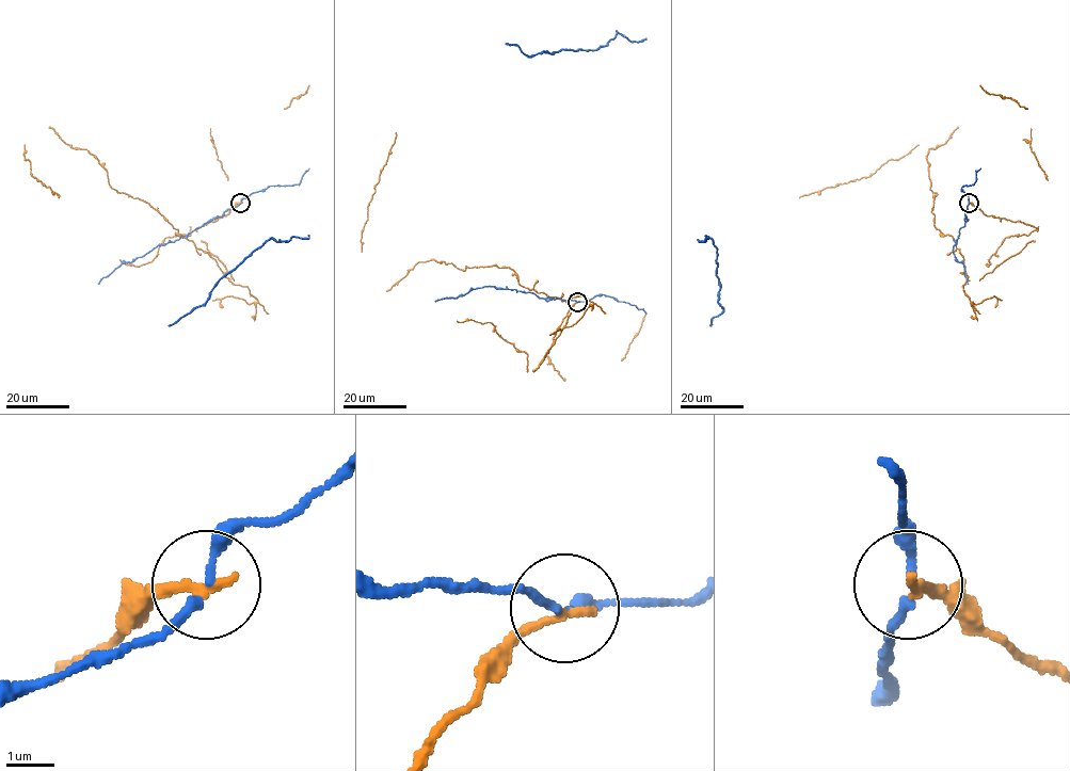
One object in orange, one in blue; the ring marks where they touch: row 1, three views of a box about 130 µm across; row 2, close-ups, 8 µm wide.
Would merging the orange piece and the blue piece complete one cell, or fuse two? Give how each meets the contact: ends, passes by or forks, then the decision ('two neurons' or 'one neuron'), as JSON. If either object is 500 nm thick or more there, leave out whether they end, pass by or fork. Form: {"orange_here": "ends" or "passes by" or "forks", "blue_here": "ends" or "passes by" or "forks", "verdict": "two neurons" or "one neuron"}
{"orange_here": "ends", "blue_here": "passes by", "verdict": "two neurons"}

